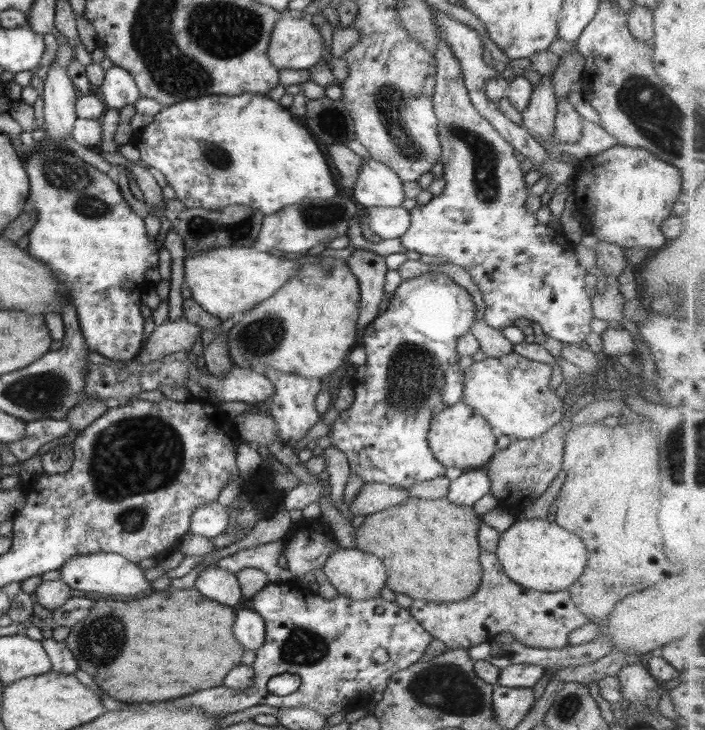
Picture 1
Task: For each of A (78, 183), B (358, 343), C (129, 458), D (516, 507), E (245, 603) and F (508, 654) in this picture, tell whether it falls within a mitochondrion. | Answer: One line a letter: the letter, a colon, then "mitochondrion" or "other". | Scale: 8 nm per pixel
A: mitochondrion
B: other
C: mitochondrion
D: other
E: other
F: other

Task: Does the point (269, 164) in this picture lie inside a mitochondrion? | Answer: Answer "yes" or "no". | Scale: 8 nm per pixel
no

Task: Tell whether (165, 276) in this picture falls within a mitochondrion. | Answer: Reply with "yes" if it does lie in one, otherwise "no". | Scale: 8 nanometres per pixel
no

